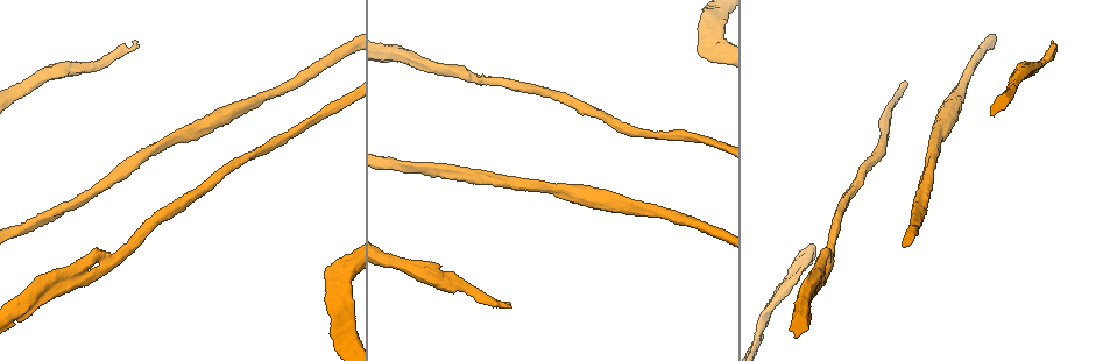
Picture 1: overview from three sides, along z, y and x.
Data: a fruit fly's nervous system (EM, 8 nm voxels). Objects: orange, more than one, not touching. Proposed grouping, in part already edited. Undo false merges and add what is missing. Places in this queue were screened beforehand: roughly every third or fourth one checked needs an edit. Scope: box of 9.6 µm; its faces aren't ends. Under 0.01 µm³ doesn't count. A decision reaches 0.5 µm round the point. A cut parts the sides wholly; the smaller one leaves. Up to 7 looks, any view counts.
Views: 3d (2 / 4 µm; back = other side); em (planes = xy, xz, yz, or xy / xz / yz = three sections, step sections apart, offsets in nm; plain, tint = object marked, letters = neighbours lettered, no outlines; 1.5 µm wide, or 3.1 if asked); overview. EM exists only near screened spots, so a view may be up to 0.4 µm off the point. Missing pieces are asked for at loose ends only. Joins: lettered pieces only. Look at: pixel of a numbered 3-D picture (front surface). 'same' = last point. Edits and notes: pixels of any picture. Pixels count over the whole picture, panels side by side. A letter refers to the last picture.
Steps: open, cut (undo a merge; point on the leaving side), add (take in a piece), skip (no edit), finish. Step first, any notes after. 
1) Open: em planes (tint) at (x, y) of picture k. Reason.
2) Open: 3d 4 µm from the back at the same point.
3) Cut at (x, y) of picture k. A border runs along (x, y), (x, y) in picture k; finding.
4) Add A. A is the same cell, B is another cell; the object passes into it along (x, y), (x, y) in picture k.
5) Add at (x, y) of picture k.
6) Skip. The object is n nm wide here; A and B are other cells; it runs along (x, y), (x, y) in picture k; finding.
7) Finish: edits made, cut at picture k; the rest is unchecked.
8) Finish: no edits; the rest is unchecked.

Open: em xy step 8 (tint) at (699, 50) of picture 1.

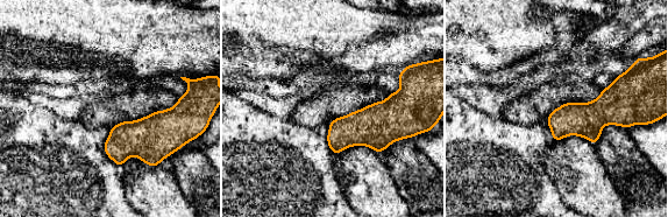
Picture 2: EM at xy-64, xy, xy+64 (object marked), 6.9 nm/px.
Open: em planes (letters) at the same point.

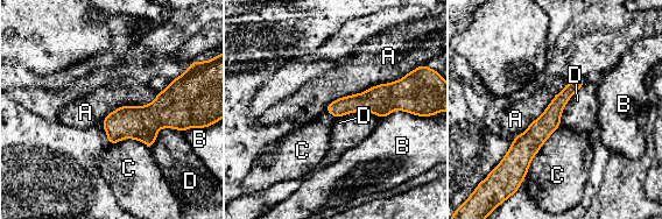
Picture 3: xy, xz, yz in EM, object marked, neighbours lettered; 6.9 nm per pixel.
Skip. A, B, C and D are other cells; a border runs along (560, 125), (534, 156), (526, 175) in picture 3; none of them fits.

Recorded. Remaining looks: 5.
Open: 3d 4 µm from the back at (478, 81) of picture 1. Free end.

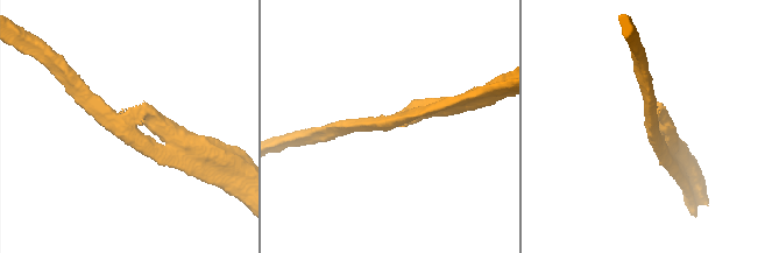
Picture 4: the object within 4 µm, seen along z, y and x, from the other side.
Open: em xz step 8 (letters) at (125, 142) of picture 4. Now the EM.

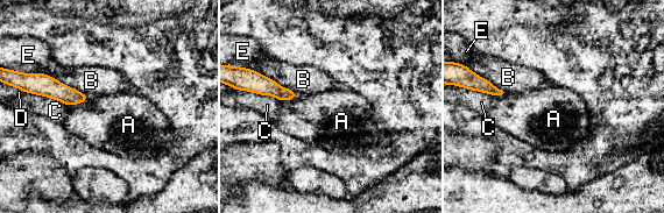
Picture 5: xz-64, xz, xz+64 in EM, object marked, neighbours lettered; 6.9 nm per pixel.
Open: em planes (letters) at the same point.

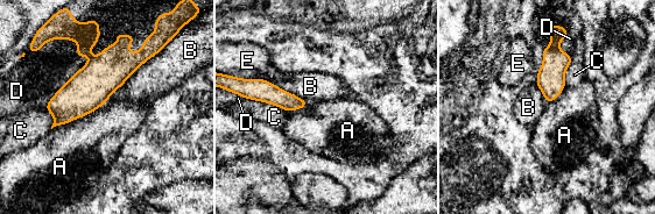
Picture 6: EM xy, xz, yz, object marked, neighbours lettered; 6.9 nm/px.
Cut at (557, 34) of picture 6. A, B, C, D and E are other cells; a border runs along (549, 45), (558, 48) in picture 6; a second cell is stuck on.

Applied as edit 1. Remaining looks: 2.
Open: overview. Redraw.

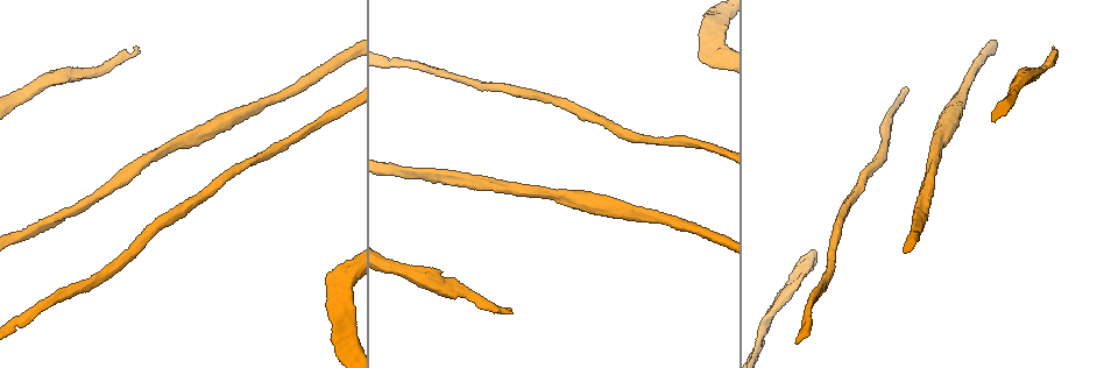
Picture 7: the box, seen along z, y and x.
Open: em planes (letters) at (453, 291) of picture 7.

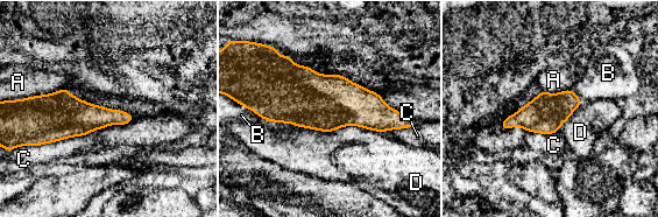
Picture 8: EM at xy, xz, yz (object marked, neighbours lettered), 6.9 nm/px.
Skip. A, B, C and D are other cells; one cell here.

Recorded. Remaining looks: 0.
Finish: edits made, cut at picture 6; the rest is unchecked.

